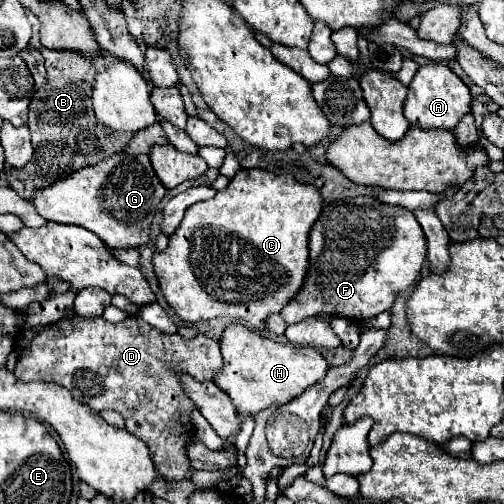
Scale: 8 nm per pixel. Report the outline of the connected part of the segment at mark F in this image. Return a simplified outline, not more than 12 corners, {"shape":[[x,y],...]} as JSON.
{"shape":[[327,204],[287,324],[391,310],[427,246],[413,212]]}

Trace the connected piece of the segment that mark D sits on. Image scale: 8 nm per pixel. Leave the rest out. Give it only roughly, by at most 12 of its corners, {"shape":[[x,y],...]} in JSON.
{"shape":[[139,316],[37,330],[23,382],[119,412],[169,480],[191,476],[195,404],[219,342]]}

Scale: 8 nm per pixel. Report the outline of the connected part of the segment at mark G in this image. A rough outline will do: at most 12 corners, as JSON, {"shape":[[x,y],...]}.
{"shape":[[115,154],[37,190],[49,222],[111,248],[149,242],[165,192],[145,154]]}

